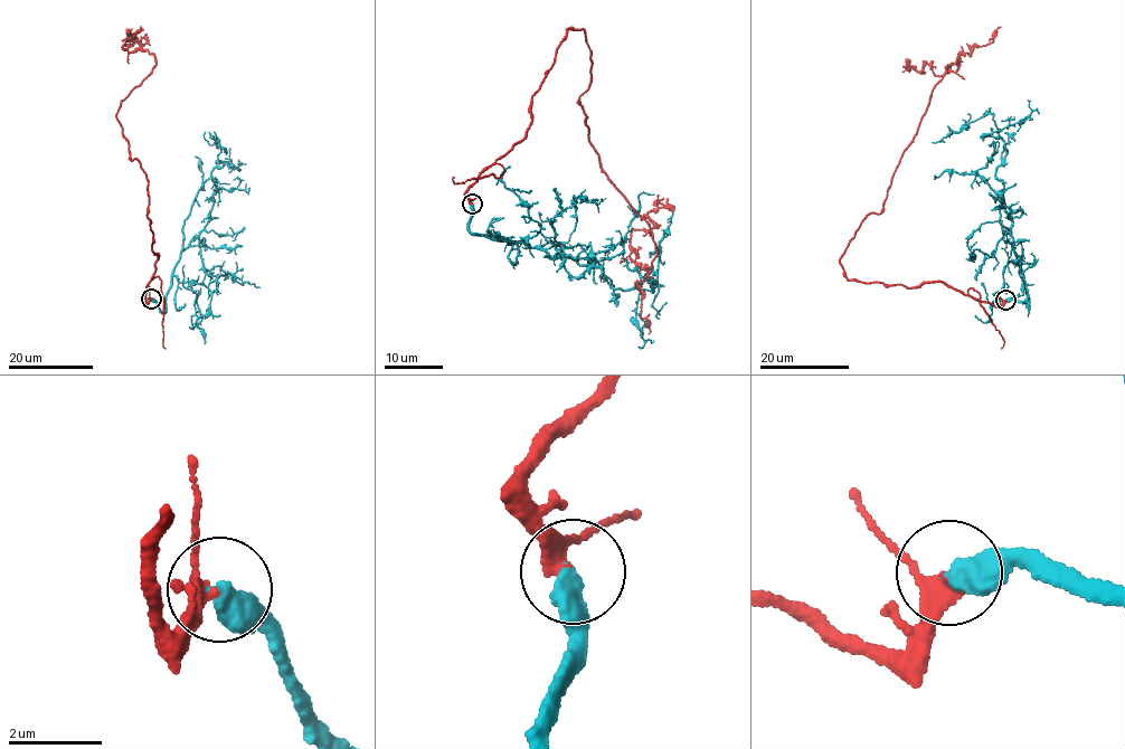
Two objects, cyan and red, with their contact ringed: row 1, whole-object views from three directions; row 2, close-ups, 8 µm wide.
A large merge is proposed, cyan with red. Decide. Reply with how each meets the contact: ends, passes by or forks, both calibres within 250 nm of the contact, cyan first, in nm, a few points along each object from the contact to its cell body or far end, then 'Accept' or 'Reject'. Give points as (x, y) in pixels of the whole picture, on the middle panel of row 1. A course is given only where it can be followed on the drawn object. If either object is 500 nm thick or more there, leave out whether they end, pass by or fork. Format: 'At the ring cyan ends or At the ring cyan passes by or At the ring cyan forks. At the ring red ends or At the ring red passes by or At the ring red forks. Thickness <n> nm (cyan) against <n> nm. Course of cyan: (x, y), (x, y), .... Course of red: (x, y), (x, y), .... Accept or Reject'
At the ring cyan ends. At the ring red passes by. Thickness 480 nm (cyan) against 240 nm. Course of cyan: (472, 204), (472, 233), (536, 248), (554, 243), (580, 265), (596, 262), (623, 291), (654, 291), (673, 207). Course of red: (472, 204), (583, 29), (591, 141), (658, 250), (639, 265), (631, 233), (674, 209). Accept

